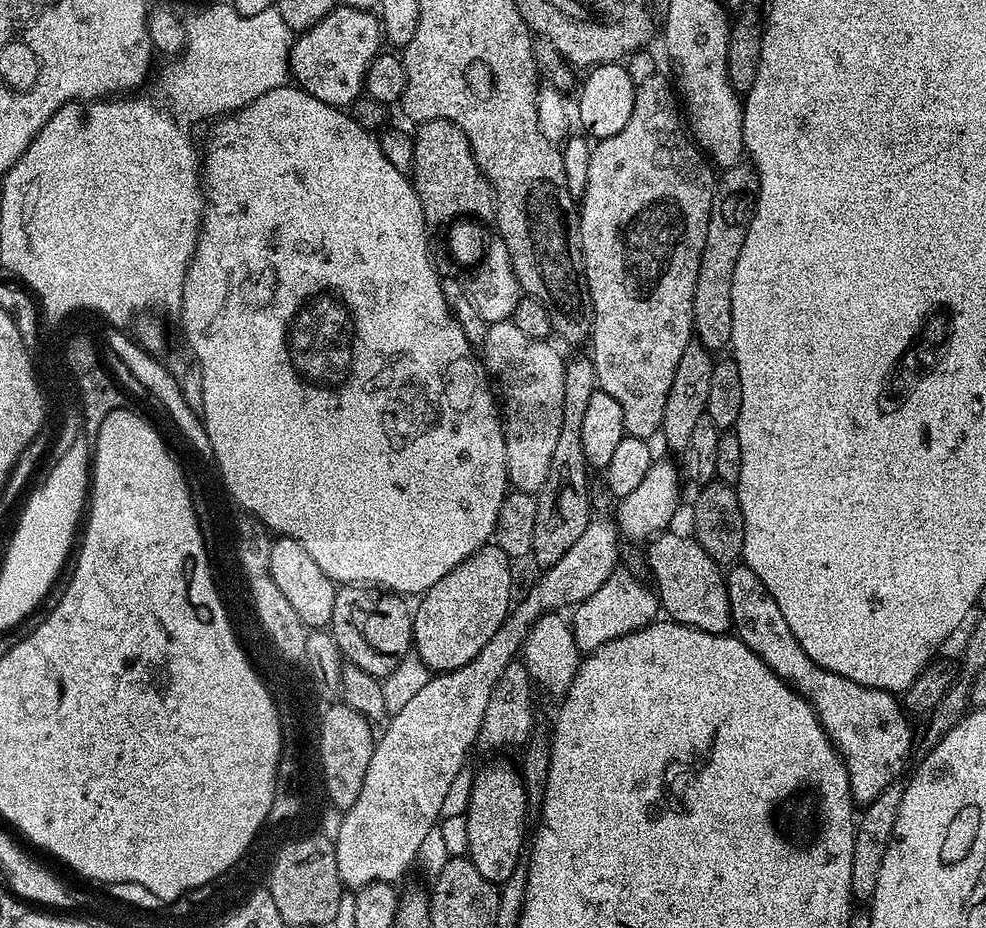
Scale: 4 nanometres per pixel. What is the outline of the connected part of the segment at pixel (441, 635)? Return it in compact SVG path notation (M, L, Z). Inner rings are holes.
M489 542L483 548L470 554L446 578L438 578L434 586L430 586L428 591L419 597L420 605L415 605L412 618L412 643L414 645L415 655L420 658L433 673L453 672L466 662L470 662L494 638L494 634L507 618L510 609L514 604L514 595L512 596L512 564L513 557L496 545L495 542Z

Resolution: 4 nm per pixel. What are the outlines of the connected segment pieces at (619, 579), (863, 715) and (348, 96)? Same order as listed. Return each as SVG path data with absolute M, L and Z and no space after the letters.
M627 570L614 571L610 574L610 578L606 578L606 582L602 582L602 586L598 586L598 590L594 590L594 594L590 594L590 598L575 605L570 623L574 642L579 646L581 653L590 653L598 646L645 628L647 624L657 619L657 594L642 581L644 580L639 575Z
M743 562L727 569L725 586L734 634L742 642L746 642L746 646L750 650L754 650L754 654L758 654L758 658L762 658L762 662L766 662L766 666L770 666L770 670L774 670L774 674L778 674L778 678L785 680L801 696L807 697L809 704L816 712L816 717L820 720L820 725L824 727L824 733L832 741L837 752L840 753L840 757L844 759L844 765L850 778L853 801L857 805L865 806L878 798L888 787L895 785L900 780L899 776L905 775L904 767L907 766L908 755L912 752L912 724L910 722L912 720L909 713L902 707L901 701L886 690L850 682L850 678L842 678L842 674L834 674L830 670L818 666L818 662L814 662L812 656L806 654L806 650L802 650L802 646L798 646L798 638L794 638L789 624L786 623L786 617L778 607L778 602L774 602L774 597L770 595L767 584Z
M337 6L326 18L291 41L288 71L295 87L336 108L361 99L368 67L382 51L382 29L375 11Z

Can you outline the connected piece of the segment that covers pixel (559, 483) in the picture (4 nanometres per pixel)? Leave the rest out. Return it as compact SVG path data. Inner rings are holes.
M591 355L568 356L564 361L564 381L562 382L562 430L558 433L558 443L550 458L550 474L541 486L536 499L537 518L534 519L534 546L531 559L540 563L541 569L554 566L593 519L592 504L588 501L588 472L590 465L582 450L582 417L590 394L598 391L596 371Z

